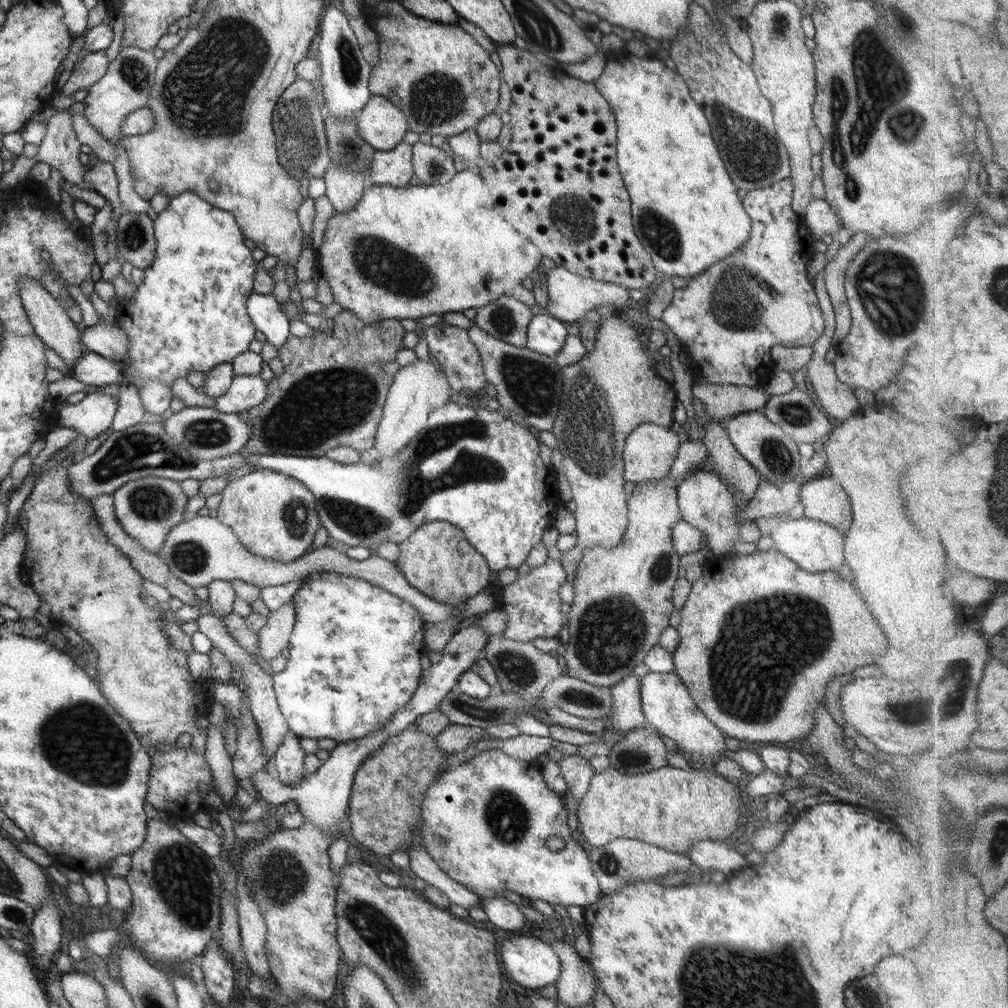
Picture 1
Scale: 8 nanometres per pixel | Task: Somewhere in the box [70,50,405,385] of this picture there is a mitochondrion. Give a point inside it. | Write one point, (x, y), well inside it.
(304, 138)

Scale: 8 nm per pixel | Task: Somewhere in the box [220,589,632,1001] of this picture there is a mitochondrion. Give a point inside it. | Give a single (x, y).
(382, 934)

